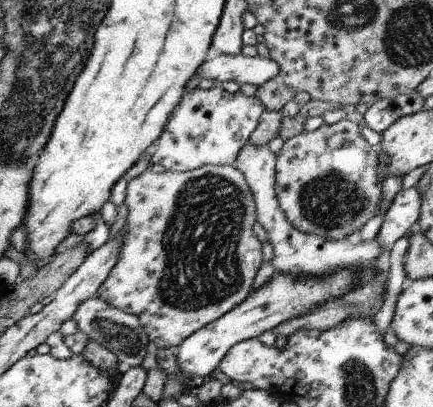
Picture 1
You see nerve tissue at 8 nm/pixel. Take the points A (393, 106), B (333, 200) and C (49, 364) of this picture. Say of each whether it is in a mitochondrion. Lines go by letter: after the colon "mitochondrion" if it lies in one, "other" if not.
A: other
B: mitochondrion
C: other

